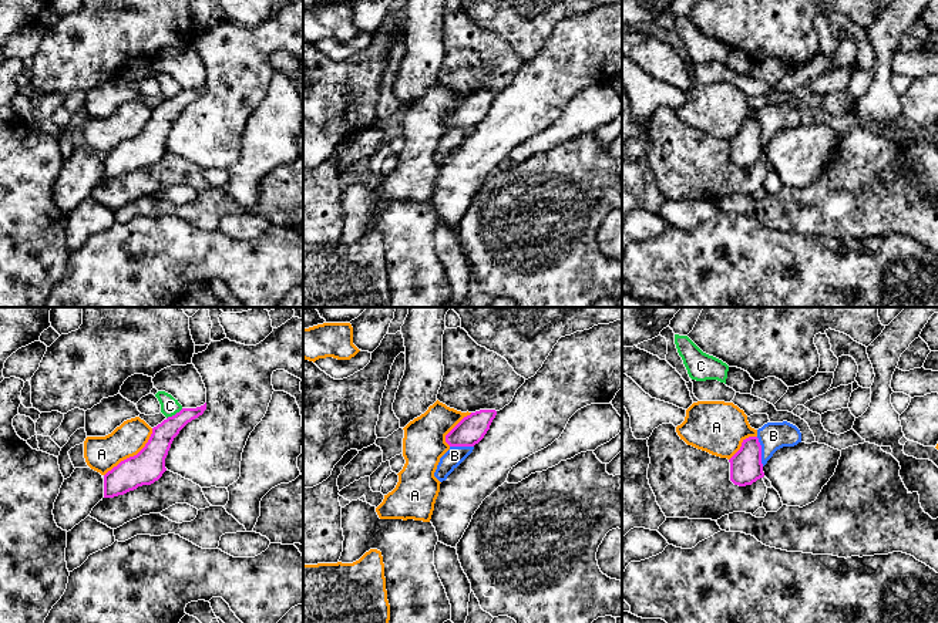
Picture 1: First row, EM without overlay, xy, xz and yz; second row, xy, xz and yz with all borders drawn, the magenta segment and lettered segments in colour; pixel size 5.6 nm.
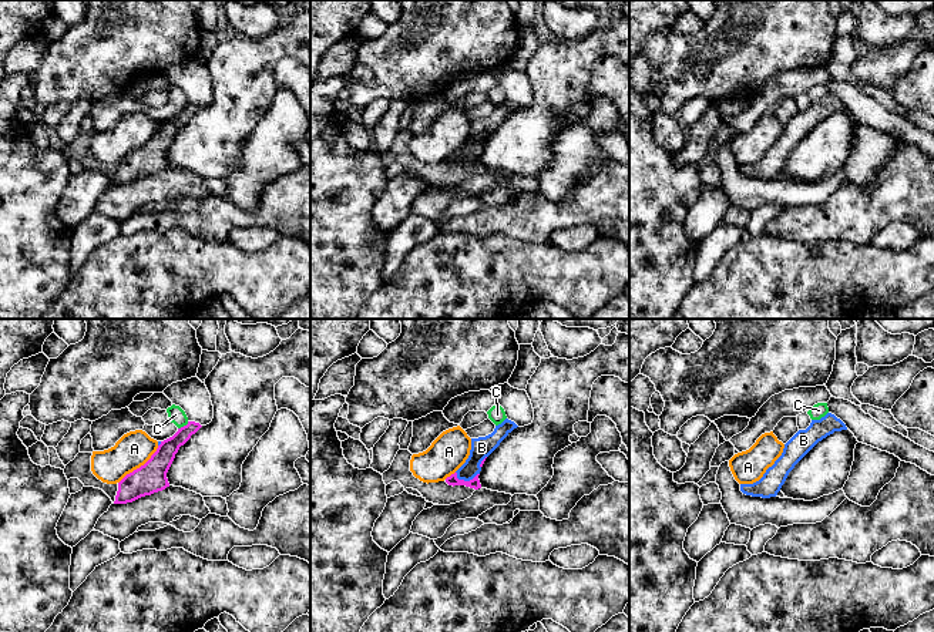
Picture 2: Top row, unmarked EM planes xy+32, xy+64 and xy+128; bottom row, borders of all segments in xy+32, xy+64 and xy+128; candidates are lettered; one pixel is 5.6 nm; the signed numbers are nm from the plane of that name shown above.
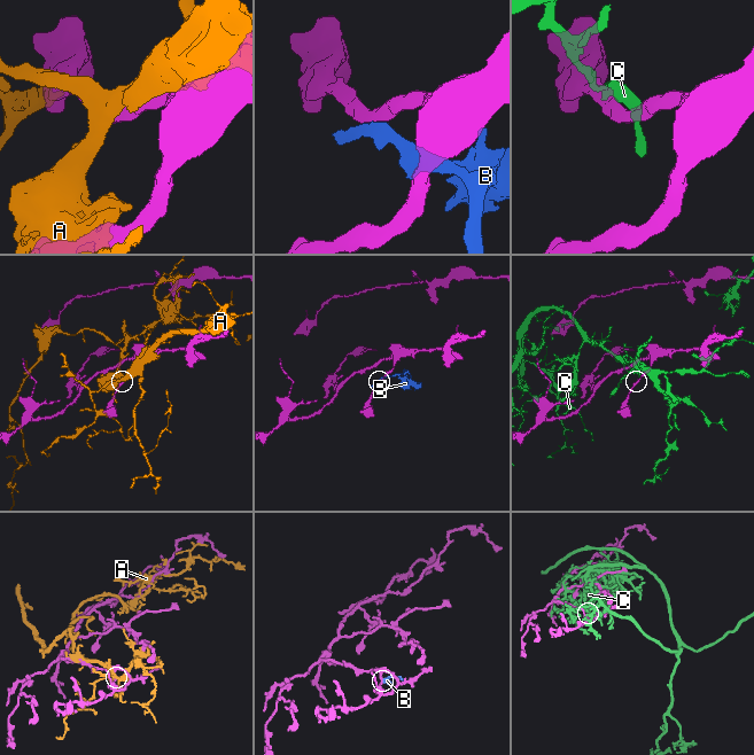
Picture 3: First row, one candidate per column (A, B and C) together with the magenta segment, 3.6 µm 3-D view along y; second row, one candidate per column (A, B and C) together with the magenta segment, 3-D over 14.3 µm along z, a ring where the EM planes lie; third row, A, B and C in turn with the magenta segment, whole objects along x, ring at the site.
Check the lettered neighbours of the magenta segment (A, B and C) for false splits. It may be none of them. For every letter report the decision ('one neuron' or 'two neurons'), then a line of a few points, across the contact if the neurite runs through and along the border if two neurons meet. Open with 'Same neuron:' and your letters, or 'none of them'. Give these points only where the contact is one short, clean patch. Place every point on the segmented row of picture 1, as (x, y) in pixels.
Same neuron: none of them
A: two neurons
B: two neurons | yz (756, 437), (763, 465)
C: two neurons

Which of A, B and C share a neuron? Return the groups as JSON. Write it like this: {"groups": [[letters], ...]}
{"groups": [["A"], ["B"], ["C"]]}

